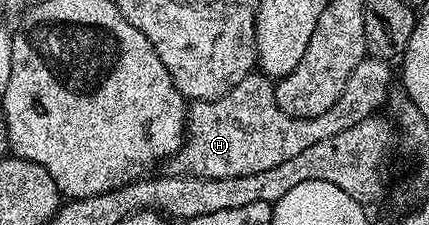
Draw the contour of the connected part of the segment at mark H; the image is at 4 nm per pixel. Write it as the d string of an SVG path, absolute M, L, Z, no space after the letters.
M366 58L358 62L338 102L334 102L334 106L330 106L326 114L305 120L287 116L281 110L276 101L276 85L269 77L253 74L242 78L242 82L234 86L234 90L217 100L197 100L189 107L184 144L171 157L171 171L202 178L238 178L242 174L259 174L262 170L270 170L270 166L279 166L281 162L286 162L286 158L294 158L297 154L302 154L302 150L314 146L314 142L322 142L322 138L334 138L334 134L342 134L342 130L350 130L350 126L362 122L367 116L379 113L380 107L386 104L390 96L388 87L392 84L392 67L386 60Z

